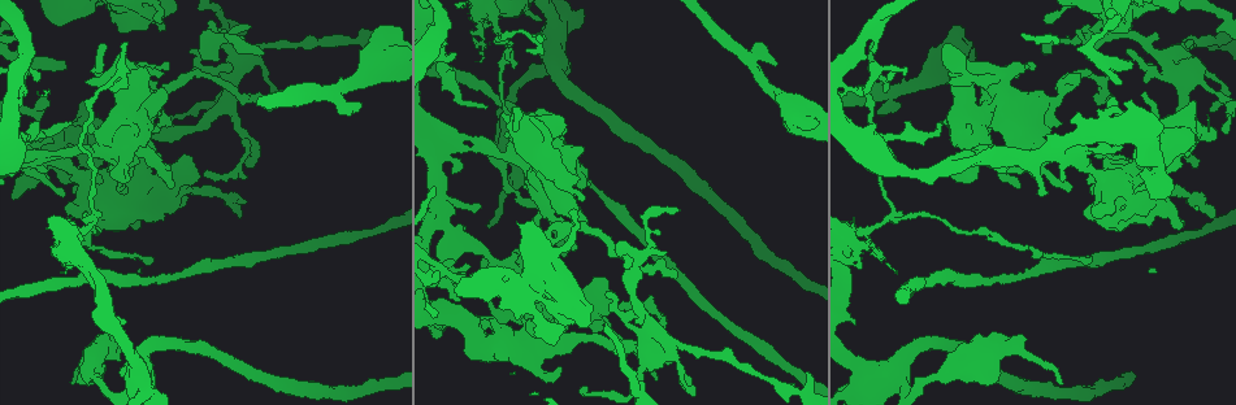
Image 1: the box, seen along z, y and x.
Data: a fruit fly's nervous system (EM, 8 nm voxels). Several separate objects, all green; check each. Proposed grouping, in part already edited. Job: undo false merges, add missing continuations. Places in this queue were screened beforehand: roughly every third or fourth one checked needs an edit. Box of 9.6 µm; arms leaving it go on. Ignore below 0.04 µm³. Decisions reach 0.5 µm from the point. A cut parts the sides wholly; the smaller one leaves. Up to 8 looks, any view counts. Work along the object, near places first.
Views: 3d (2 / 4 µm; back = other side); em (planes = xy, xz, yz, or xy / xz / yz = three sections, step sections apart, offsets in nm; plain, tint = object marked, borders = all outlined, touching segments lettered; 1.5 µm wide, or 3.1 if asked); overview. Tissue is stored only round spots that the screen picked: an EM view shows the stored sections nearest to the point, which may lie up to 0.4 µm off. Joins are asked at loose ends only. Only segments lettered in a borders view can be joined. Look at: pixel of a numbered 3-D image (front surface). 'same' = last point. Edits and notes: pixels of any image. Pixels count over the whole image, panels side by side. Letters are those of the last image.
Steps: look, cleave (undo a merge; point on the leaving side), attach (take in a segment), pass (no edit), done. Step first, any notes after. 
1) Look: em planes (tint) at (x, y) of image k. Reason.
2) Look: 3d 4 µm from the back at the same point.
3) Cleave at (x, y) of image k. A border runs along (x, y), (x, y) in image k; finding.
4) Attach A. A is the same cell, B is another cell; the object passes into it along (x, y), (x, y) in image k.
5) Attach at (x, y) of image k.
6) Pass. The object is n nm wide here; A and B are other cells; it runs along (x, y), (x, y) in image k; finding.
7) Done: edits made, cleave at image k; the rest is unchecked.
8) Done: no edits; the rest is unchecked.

Look: em planes (tint) at (1118, 227) of image 1. Calibre changes.

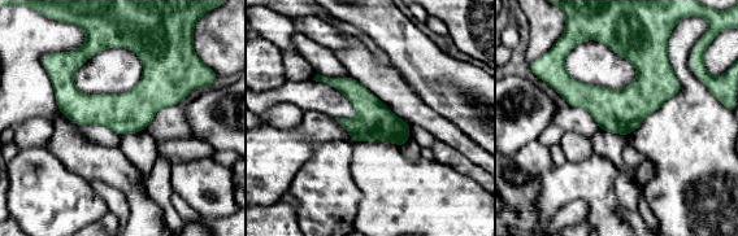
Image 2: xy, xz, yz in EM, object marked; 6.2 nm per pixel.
Look: em planes (borders) at the same point.

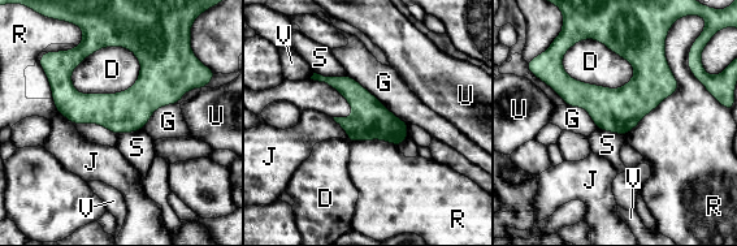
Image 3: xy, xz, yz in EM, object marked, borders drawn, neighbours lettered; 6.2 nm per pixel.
Pass. The object is 240 nm wide here; D, G, J, R, S, U and V are other cells; a border runs along (315, 72), (323, 76), (346, 76) in image 3; all the same neuron.

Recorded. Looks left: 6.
Look: 3d 4 µm at (162, 27) of image 1. Branch stops here.

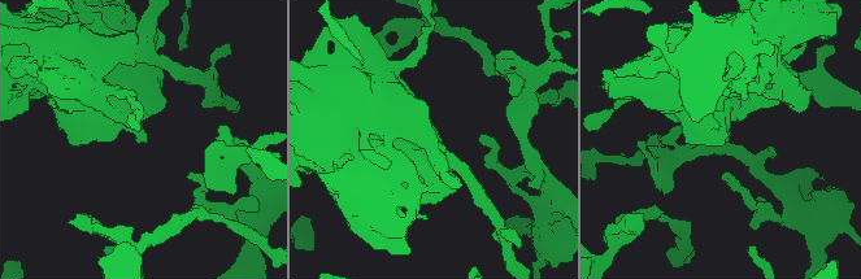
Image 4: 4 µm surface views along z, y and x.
Look: em planes (borders) at (143, 141) of image 4.

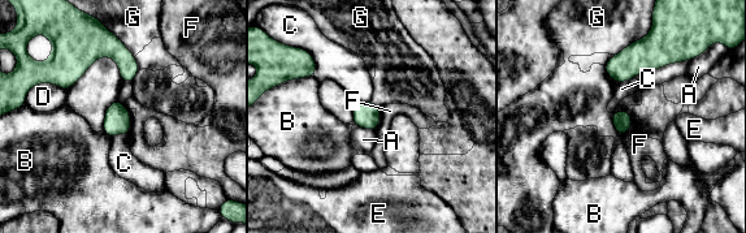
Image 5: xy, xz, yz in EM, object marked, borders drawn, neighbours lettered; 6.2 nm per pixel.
Pass. The longest contact is with B, 160 nm; A, B, C, D, E, F and G are other cells; none of them fits.

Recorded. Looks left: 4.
Look: 3d 4 µm at (1035, 64) of image 1. Branch stops here.

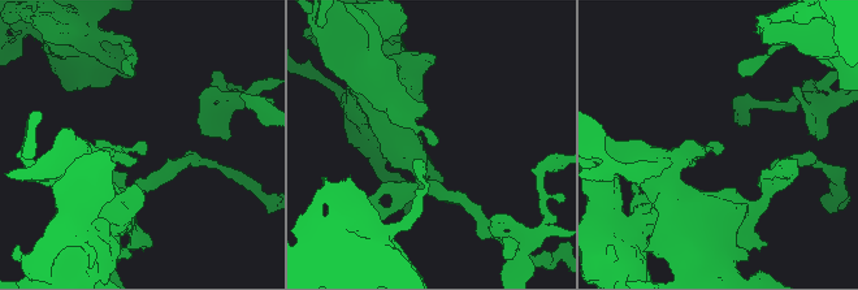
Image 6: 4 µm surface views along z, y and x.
Look: em planes (plain) at (435, 144) of image 6.

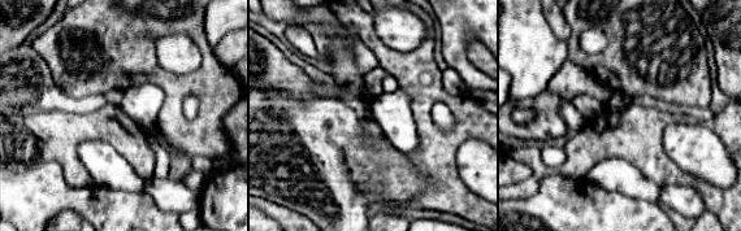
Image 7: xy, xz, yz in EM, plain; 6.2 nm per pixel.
Look: em planes (borders) at the same point.

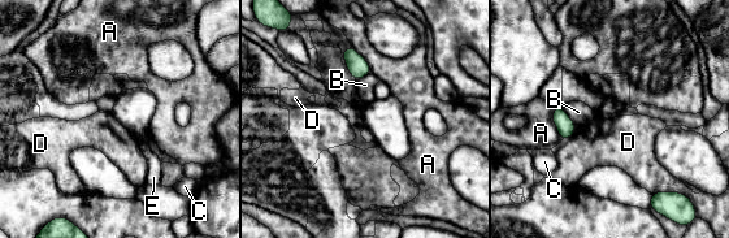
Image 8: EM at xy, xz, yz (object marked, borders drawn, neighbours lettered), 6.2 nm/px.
Pass. A, B, C, D and E are other cells; a border runs along (562, 108), (576, 124) in image 8; no lettered segment goes on from it.

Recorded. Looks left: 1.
Done: no edits; the rest is unchecked.

